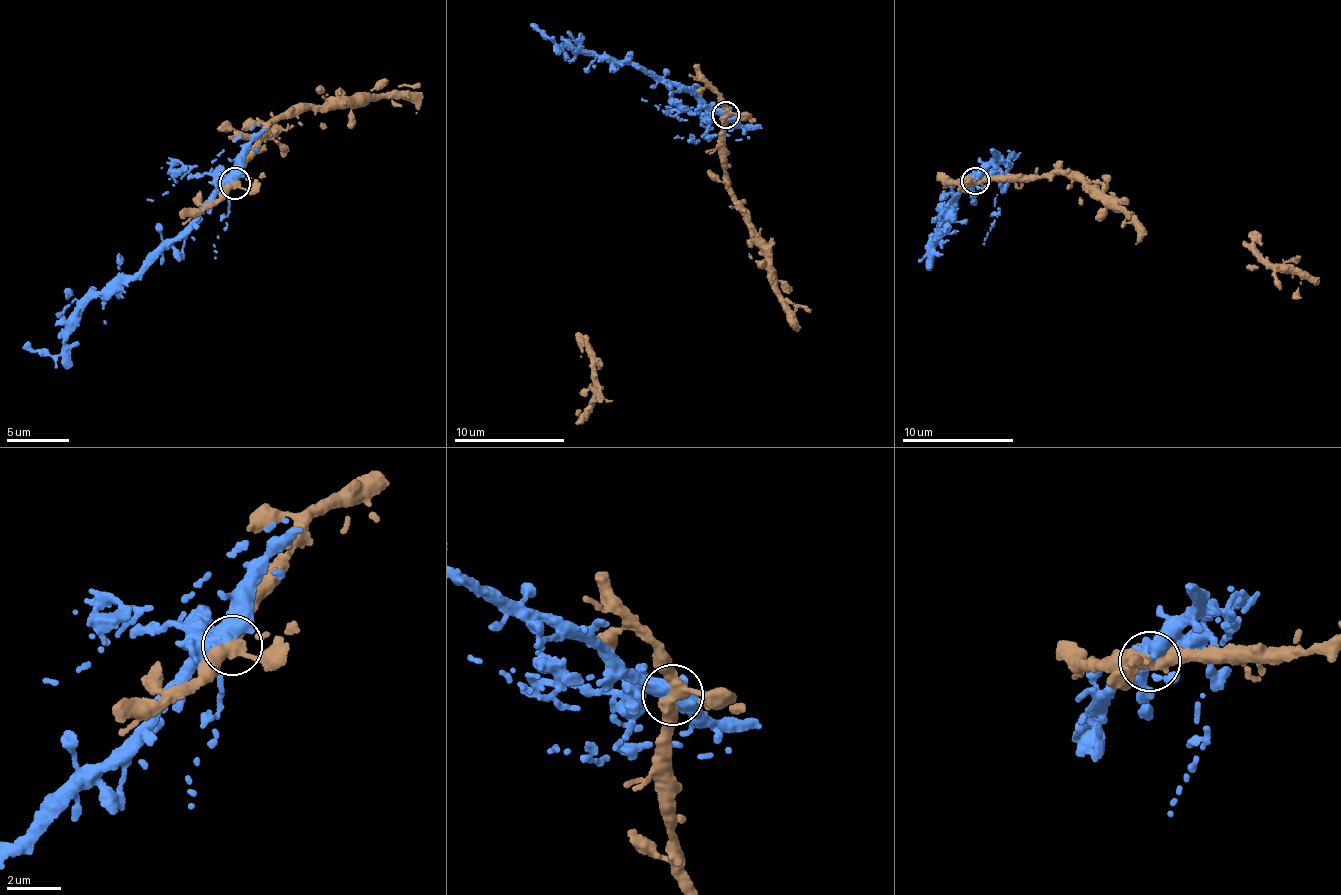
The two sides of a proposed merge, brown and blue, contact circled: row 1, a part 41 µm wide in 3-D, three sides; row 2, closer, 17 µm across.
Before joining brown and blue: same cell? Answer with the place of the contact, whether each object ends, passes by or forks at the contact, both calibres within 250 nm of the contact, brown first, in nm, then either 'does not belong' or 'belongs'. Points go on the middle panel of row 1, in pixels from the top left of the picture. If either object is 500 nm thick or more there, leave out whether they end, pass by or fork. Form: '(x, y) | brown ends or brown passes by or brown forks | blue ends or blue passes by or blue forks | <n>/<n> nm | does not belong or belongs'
(726, 115) | brown forks | blue passes by | 360/480 nm | does not belong

